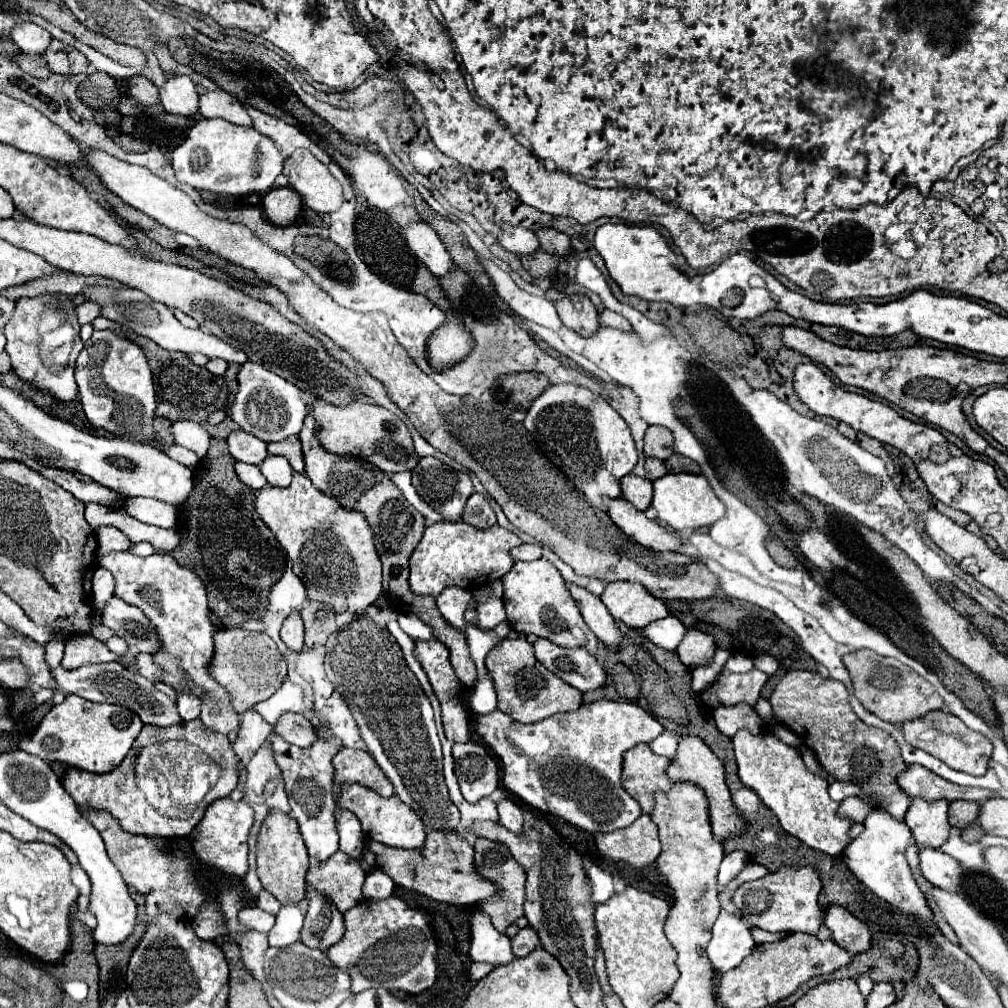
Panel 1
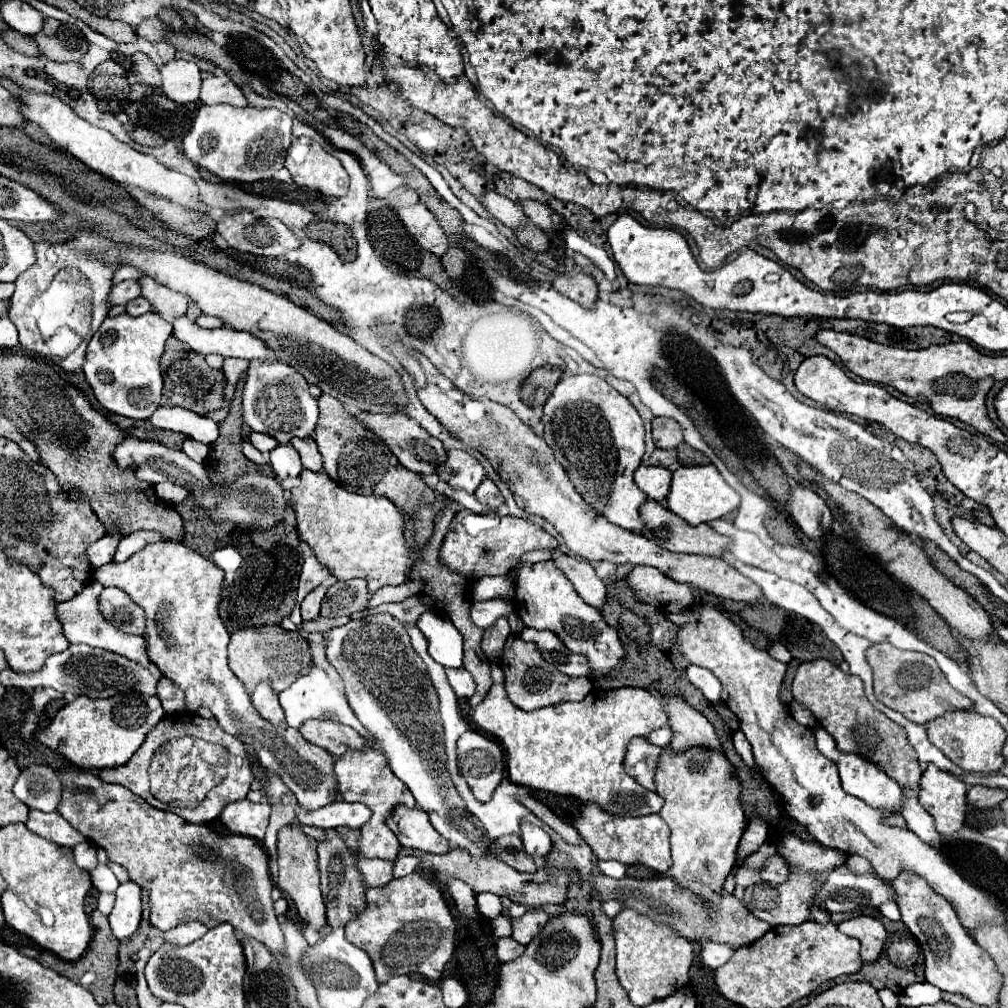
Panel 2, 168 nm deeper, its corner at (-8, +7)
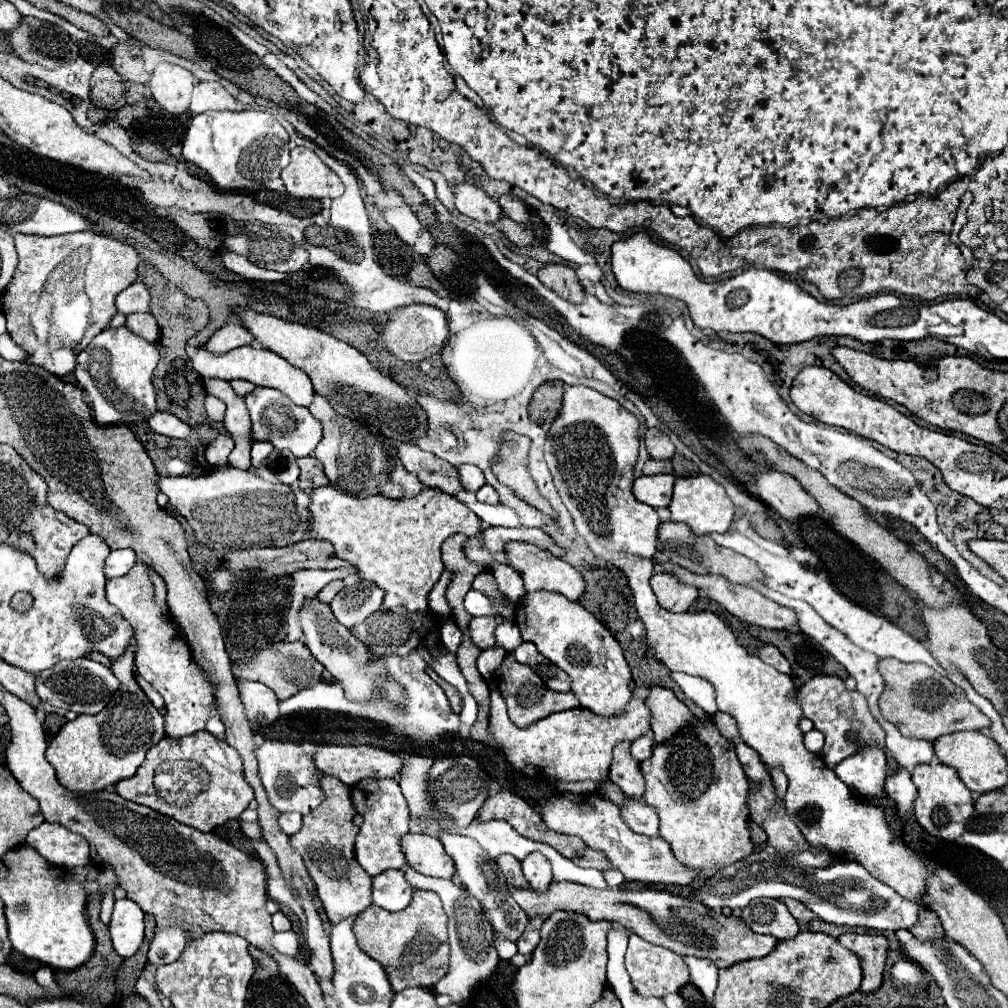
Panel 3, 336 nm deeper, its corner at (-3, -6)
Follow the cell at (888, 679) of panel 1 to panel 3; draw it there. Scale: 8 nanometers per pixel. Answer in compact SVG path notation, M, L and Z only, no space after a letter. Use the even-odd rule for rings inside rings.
M896 658L880 660L878 668L882 670L884 680L886 680L886 688L880 696L882 716L888 718L892 724L896 724L896 728L904 736L936 740L940 736L954 734L960 730L990 728L990 718L984 716L966 698L964 690L954 686L946 676L940 676L934 668L926 664L906 664Z

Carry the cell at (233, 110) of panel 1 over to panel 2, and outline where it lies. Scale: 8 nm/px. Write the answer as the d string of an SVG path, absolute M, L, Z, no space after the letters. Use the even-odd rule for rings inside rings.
M211 75L203 79L201 85L201 103L205 105L233 105L233 107L247 107L247 99L243 91L227 77L227 75Z

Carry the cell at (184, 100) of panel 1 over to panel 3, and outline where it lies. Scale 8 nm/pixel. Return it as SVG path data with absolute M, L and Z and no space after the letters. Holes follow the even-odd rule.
M158 64L148 82L154 100L170 114L182 114L190 106L194 76L190 70L176 64Z

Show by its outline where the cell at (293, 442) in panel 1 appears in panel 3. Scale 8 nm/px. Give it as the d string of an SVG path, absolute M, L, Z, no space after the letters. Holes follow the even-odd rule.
M314 456L298 458L298 466L300 466L300 488L302 490L314 490L320 486L328 486L330 480L326 478L322 464Z

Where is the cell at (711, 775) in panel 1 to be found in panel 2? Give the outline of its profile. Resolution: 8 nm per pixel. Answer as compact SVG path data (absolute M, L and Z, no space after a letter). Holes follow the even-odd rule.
M681 697L667 699L665 711L669 715L669 727L675 733L669 745L673 753L687 751L691 747L703 747L703 749L723 753L713 725L699 711L691 709Z

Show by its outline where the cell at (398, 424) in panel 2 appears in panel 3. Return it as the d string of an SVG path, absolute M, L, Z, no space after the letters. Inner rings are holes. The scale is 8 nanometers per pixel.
M398 444L396 448L404 468L420 476L420 482L424 486L442 488L446 494L456 494L464 490L464 486L460 484L458 470L446 460L420 450L416 444Z

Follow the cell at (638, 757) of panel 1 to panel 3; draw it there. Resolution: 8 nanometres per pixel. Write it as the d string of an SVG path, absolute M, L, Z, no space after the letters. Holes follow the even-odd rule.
M618 742L614 746L614 760L608 778L626 792L626 796L642 796L644 780L640 774L640 764L630 760L630 742Z

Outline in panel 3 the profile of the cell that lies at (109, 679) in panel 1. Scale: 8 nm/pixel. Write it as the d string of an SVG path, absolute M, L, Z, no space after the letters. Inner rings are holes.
M76 658L76 660L62 660L54 664L54 668L40 672L36 680L36 692L42 698L42 702L48 702L52 706L66 708L76 714L98 714L108 702L108 696L116 692L118 684L120 684L118 678L112 674L108 666L94 662L90 658Z

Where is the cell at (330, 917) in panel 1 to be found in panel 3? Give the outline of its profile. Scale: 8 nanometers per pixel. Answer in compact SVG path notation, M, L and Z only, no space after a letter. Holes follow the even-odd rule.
M322 776L320 788L326 794L324 802L302 818L302 828L290 836L290 844L302 856L306 870L316 884L318 898L322 900L330 922L336 924L346 916L360 914L366 906L372 904L372 876L364 872L354 854L354 840L360 828L354 824L356 808L350 798L352 788L340 782L336 776Z

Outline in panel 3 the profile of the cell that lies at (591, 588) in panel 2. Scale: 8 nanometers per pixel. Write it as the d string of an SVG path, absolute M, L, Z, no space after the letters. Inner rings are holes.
M506 542L504 554L506 554L508 566L512 566L516 572L520 572L526 592L550 590L550 592L564 594L568 600L578 600L580 594L586 588L586 582L584 582L582 574L574 566L570 566L568 562L556 558L552 552L542 550L542 548L534 546L534 544L528 544L528 542Z

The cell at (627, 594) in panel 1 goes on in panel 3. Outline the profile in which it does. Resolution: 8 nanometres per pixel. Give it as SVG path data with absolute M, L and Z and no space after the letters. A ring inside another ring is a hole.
M670 572L654 574L650 580L650 586L654 588L658 602L664 604L664 608L672 610L672 612L686 612L694 604L694 600L698 598L698 588L682 584Z

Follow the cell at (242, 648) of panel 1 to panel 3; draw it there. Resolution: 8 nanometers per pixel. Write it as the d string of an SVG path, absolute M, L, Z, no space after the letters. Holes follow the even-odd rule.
M278 642L278 644L270 644L262 652L258 652L250 662L236 664L234 676L262 682L270 690L274 690L278 700L286 700L286 698L294 696L296 692L300 692L302 688L310 688L310 686L318 684L322 680L322 672L324 672L324 666L318 664L318 660L314 660L314 656L310 656L310 650L302 642L292 642L292 644Z

